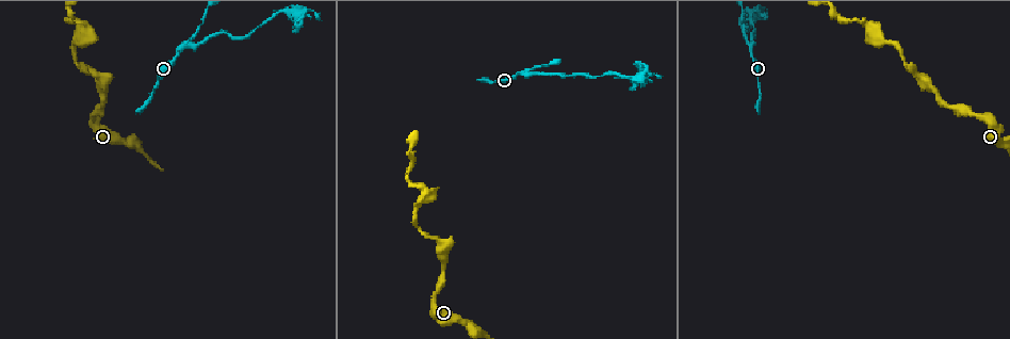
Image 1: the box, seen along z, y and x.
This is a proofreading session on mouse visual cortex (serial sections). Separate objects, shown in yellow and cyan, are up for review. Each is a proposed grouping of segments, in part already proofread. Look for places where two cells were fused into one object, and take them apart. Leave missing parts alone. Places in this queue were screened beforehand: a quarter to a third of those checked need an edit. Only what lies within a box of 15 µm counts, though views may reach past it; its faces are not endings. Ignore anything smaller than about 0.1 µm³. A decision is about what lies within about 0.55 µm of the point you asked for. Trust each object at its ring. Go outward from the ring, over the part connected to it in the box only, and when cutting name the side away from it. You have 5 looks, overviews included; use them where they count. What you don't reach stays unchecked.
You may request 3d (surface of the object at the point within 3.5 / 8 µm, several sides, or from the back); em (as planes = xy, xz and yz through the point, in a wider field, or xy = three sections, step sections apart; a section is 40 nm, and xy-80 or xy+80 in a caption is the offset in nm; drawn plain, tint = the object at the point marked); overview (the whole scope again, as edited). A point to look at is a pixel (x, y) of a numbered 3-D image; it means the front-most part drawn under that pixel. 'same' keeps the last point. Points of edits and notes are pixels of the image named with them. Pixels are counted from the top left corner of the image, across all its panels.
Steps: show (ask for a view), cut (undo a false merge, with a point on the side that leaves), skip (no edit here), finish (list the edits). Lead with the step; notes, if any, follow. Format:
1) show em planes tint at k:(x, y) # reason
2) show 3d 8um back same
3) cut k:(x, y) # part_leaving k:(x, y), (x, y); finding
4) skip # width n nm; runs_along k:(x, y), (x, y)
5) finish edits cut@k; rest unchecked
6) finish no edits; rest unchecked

show 3d 3.5um at 1:(420, 186) # abrupt turn

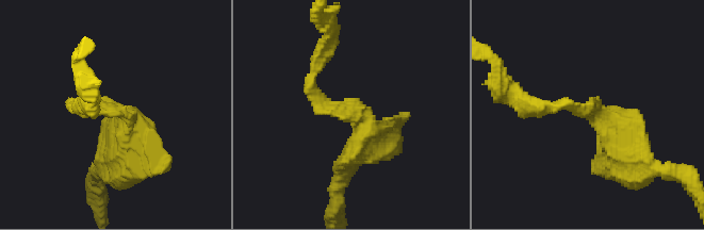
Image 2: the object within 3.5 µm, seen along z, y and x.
show em xy step 1 tint at 2:(117, 112)

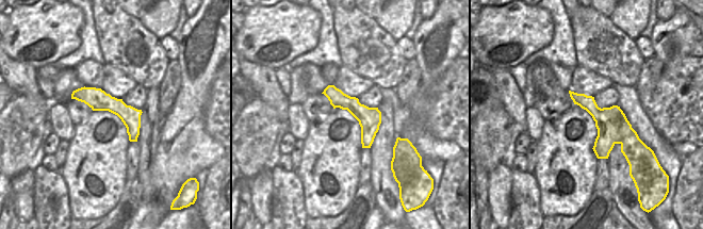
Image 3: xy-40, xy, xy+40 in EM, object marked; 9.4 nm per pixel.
skip # runs_along 2:(631, 160), (590, 108), (554, 104); all the same cell

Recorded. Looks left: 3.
show 3d 3.5um at 1:(749, 45) # branch point

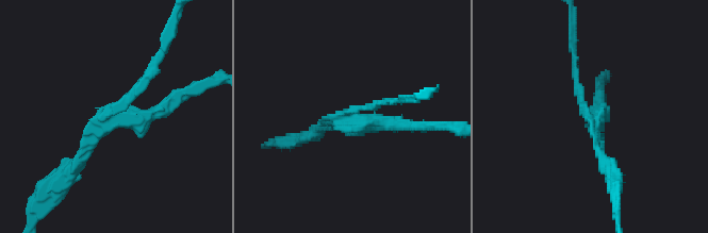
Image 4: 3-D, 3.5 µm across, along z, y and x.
show em xy step 5 tint at 4:(595, 124) # shape alone is not enough

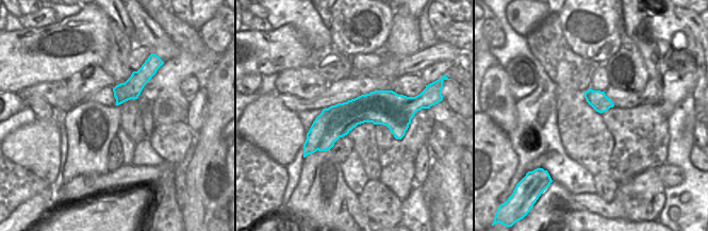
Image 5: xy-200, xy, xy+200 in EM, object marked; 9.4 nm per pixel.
cut 4:(158, 110) # part_leaving 4:(100, 133), (192, 90); two cells meet here

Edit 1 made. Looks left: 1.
finish edits cut@4; rest unchecked

